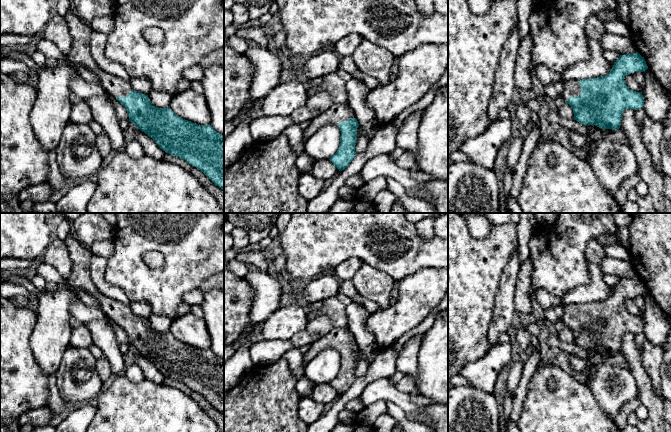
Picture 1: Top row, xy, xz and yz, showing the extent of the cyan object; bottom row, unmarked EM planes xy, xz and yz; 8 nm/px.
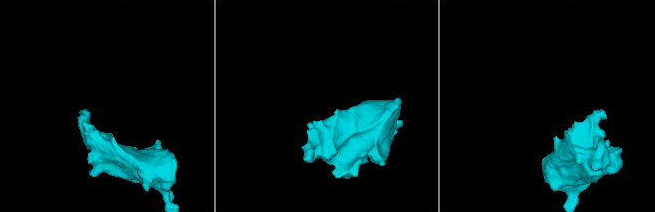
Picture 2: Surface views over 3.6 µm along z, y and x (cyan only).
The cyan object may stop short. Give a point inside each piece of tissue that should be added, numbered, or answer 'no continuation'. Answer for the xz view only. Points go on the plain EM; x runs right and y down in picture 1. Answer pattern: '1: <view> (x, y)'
1: xz (337, 337)

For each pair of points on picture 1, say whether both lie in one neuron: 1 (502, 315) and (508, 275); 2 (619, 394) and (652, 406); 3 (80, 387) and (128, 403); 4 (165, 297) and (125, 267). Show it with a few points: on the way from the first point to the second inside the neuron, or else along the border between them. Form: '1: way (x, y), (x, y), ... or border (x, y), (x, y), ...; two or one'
1: way (504, 305), (507, 285); one
2: border (631, 373), (636, 382), (638, 396); two
3: border (105, 387), (96, 397); two
4: way (155, 287), (142, 284), (135, 277); one

